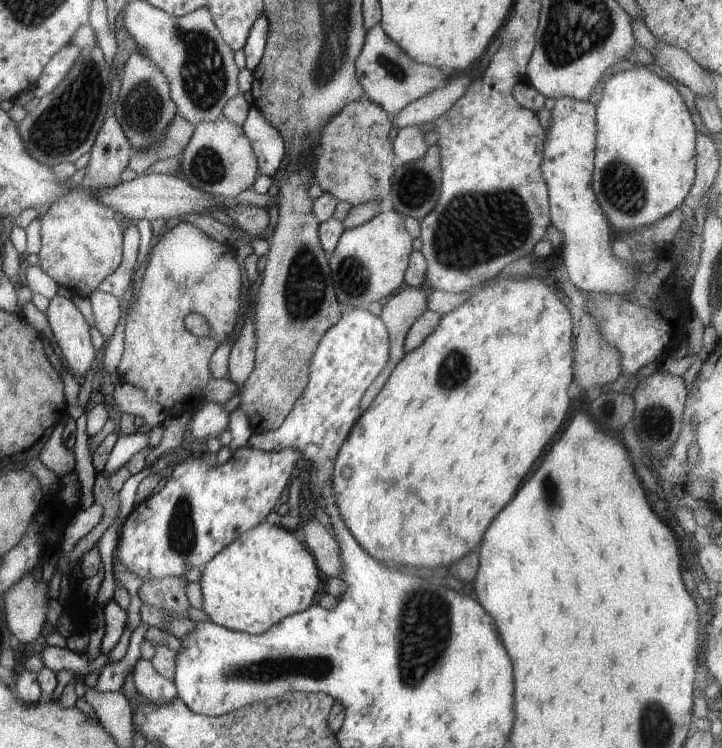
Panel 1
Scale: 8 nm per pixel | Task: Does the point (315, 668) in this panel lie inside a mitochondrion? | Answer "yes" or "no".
yes

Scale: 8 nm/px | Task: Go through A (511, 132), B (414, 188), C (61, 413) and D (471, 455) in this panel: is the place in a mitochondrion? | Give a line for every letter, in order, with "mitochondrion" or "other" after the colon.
A: other
B: mitochondrion
C: other
D: other

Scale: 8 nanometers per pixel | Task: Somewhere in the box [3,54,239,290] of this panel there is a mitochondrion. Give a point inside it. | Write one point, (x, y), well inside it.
(66, 125)

